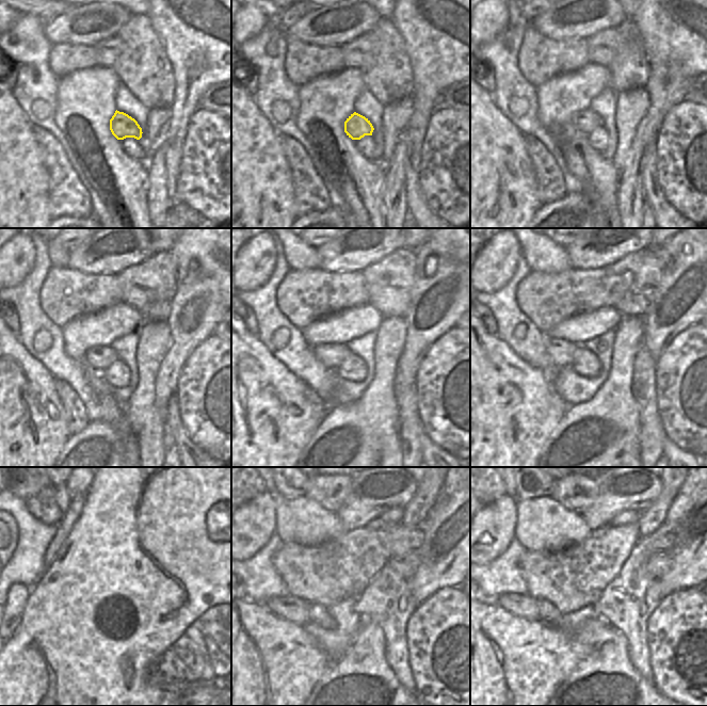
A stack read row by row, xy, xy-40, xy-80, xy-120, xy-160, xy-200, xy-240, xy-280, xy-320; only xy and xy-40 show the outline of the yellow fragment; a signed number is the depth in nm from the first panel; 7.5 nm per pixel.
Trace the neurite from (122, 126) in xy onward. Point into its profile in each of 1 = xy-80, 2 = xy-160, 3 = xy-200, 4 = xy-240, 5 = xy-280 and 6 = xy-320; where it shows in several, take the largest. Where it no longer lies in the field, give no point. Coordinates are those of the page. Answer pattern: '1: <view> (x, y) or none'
1: xy-80 (585, 121)
2: xy-160 (331, 355)
3: xy-200 (561, 352)
4: xy-240 (62, 605)
5: xy-280 (290, 608)
6: xy-320 (520, 605)

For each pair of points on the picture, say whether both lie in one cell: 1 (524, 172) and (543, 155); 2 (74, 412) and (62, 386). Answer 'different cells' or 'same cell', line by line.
1: different cells
2: same cell

